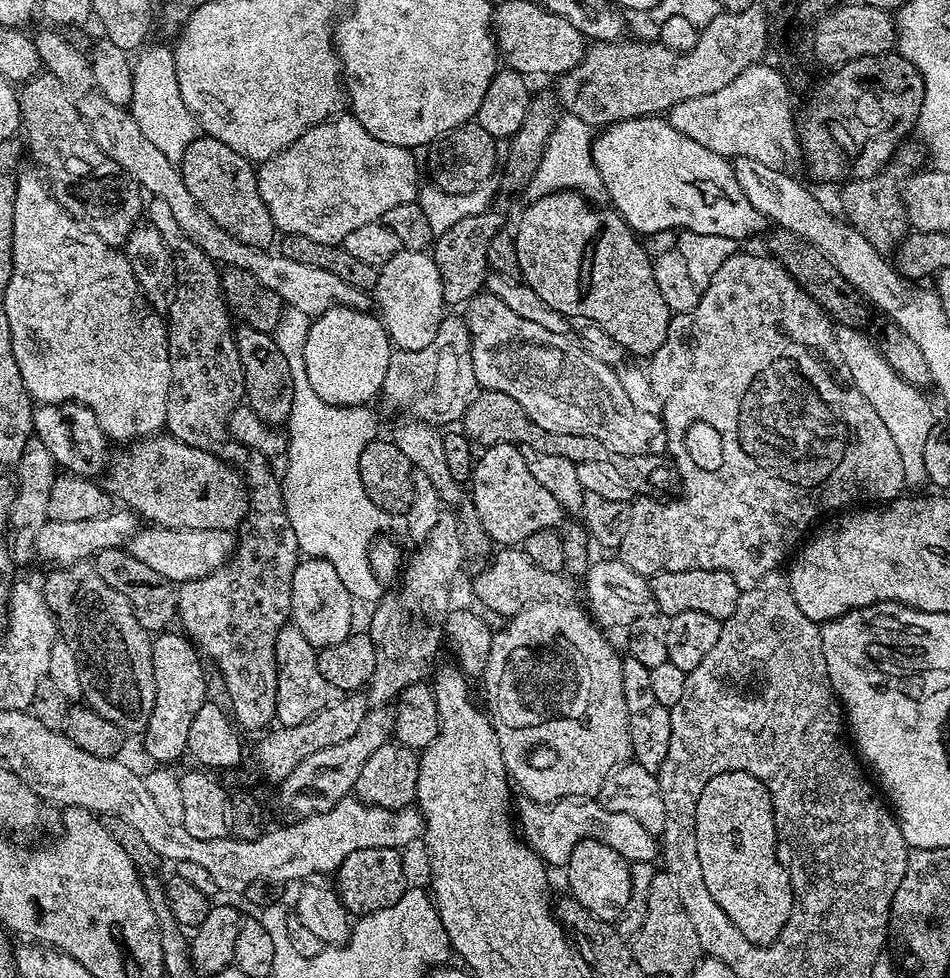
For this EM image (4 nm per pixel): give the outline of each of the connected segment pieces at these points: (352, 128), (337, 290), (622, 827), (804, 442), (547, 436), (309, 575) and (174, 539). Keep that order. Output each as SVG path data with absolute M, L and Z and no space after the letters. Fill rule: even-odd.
M337 115L335 118L322 120L320 123L312 125L311 128L300 133L300 136L288 147L281 150L277 156L272 156L270 159L263 161L255 169L258 194L270 214L273 225L279 231L281 228L281 233L290 236L314 238L314 242L322 242L323 244L340 244L346 238L346 234L350 234L350 230L358 230L358 226L379 221L383 217L384 212L390 210L390 206L398 206L402 202L410 202L417 199L418 183L416 184L416 164L412 161L413 153L402 146L390 146L390 142L378 142L378 138L374 138L374 134L370 134L365 130L351 115L339 116Z
M40 32L35 33L34 39L43 67L51 76L58 78L58 82L62 82L64 92L70 98L70 102L74 102L74 110L78 110L78 114L86 122L94 142L98 142L100 149L110 158L114 158L114 162L118 162L118 166L122 166L122 170L126 170L126 174L130 174L145 193L151 197L158 196L170 205L174 222L178 222L182 232L198 246L198 250L208 255L209 260L216 261L220 266L241 268L254 274L261 289L268 291L269 288L274 295L281 296L291 309L306 314L309 318L320 316L332 307L355 308L360 312L369 311L370 296L369 293L368 296L364 293L363 287L346 282L338 274L332 274L330 270L322 270L318 266L306 266L268 248L238 242L238 238L222 230L194 202L194 198L186 190L179 167L170 158L166 158L166 154L162 154L162 150L154 146L154 142L150 142L150 138L142 134L131 111L127 107L110 102L110 98L106 98L102 90L98 90L98 82L94 82L92 77L91 59L85 53L74 50L74 46L70 46L67 35Z
M566 796L563 800L553 800L551 804L546 805L527 798L521 801L520 816L518 812L519 831L527 847L533 848L549 866L567 865L574 846L578 846L581 840L602 842L610 846L610 850L618 850L622 859L629 862L657 859L657 837L648 832L646 826L630 818L630 814L606 810L599 799Z
M737 250L731 256L727 256L708 283L703 285L698 306L694 306L694 310L689 312L677 312L673 315L671 322L668 323L666 342L658 346L649 364L652 365L647 366L646 373L660 403L659 415L662 419L664 418L664 432L669 440L668 452L672 456L676 454L678 456L676 472L680 475L680 500L668 500L663 504L652 496L644 496L648 494L640 494L631 501L630 530L626 530L626 538L622 538L618 556L624 564L646 578L651 578L658 572L681 572L701 568L702 570L722 570L730 574L730 578L734 578L734 582L738 582L742 590L752 588L767 572L775 572L781 567L779 564L783 562L784 555L796 543L797 545L801 543L800 535L808 527L811 529L817 523L815 520L819 516L827 517L837 510L844 510L861 502L895 500L905 491L902 458L898 454L898 446L894 446L894 438L890 438L890 430L886 430L882 418L878 418L878 410L874 410L874 406L866 402L862 390L858 390L858 386L853 382L850 370L836 345L832 317L772 255L755 256L752 252ZM696 420L710 422L710 426L714 426L714 430L718 430L718 435L722 438L722 466L714 470L696 468L688 456L680 454L684 432Z
M498 390L477 391L462 417L462 431L469 440L473 442L481 440L481 445L484 446L529 444L534 446L534 450L542 450L542 454L558 454L562 458L570 458L570 462L576 465L582 462L611 462L614 466L618 466L618 470L622 470L629 482L640 490L647 489L644 487L647 486L648 480L656 488L662 487L668 480L667 470L656 468L656 460L648 456L649 454L614 452L610 446L598 442L598 438L590 438L586 434L558 434L550 430L542 430L542 426L535 424L526 414L526 410L522 410L522 406L518 406L518 402L510 398L510 394L502 394Z
M315 558L301 559L294 570L290 620L294 627L302 630L304 637L315 648L319 650L326 646L334 646L334 642L342 642L342 638L352 635L352 607L352 596L346 590L346 586L342 586L342 578L338 578L338 570L334 570L330 562Z
M159 526L144 527L141 527L127 541L127 551L131 552L134 558L146 562L146 566L150 566L150 570L154 570L169 582L183 582L202 578L225 563L234 551L233 537L228 537L227 531L218 528L193 530Z

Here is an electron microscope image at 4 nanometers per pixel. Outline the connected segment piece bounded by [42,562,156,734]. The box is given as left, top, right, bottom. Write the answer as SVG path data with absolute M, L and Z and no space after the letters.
M91 563L60 566L53 572L56 573L42 584L44 599L54 602L54 615L58 621L59 631L63 639L68 640L76 651L80 691L87 707L102 714L102 718L114 722L125 734L143 733L156 705L150 634L140 625L138 618L134 618L130 602L126 602L126 598L122 598L122 594L118 594L114 586L106 586L106 582L102 582Z

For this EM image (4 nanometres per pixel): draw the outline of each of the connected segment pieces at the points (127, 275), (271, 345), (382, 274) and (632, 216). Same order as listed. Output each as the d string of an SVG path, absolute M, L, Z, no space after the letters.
M36 170L33 172L21 171L17 178L17 192L13 206L13 268L9 284L2 295L2 306L6 310L6 318L10 322L14 358L18 362L22 382L33 401L39 402L41 405L65 402L84 404L90 410L94 410L105 437L112 439L113 436L116 440L124 440L123 442L131 441L133 438L147 438L164 428L166 406L172 387L172 371L168 357L168 330L165 321L162 319L161 313L148 303L143 287L136 281L134 270L123 251L119 247L102 242L102 238L98 238L98 234L89 232L79 220L74 219L49 193L43 175Z
M244 328L235 333L238 358L244 367L244 395L246 406L273 426L287 425L294 402L294 382L290 374L290 362L278 350L275 339L256 328Z
M396 250L380 266L380 272L378 268L374 276L374 300L375 303L376 300L380 303L378 312L391 337L391 343L410 350L422 350L437 343L436 327L439 326L440 315L444 312L446 293L431 255L427 251Z
M659 115L637 116L634 120L619 120L617 124L607 125L601 132L592 144L594 166L601 175L607 199L612 199L611 207L635 233L683 230L699 236L743 242L747 236L762 231L766 226L765 217L750 206L742 186L738 186L731 163L725 157L706 150L706 146L686 138L686 134L674 130L667 119Z

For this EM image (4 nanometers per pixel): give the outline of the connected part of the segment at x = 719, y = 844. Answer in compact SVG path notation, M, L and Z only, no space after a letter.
M728 771L715 775L696 798L695 840L708 895L713 905L734 924L737 933L757 946L772 944L792 916L793 888L787 867L776 854L779 838L769 792L761 780L749 772Z

